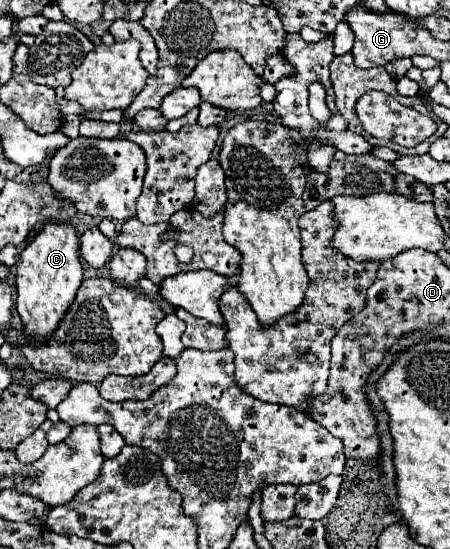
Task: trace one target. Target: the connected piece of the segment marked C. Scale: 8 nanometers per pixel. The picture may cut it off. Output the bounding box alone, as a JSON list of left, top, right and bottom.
[16,223,82,343]

